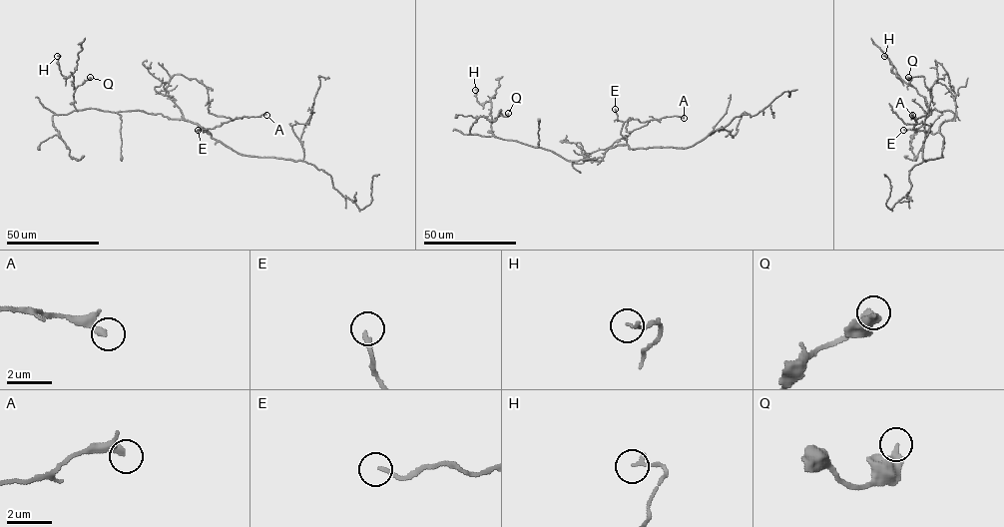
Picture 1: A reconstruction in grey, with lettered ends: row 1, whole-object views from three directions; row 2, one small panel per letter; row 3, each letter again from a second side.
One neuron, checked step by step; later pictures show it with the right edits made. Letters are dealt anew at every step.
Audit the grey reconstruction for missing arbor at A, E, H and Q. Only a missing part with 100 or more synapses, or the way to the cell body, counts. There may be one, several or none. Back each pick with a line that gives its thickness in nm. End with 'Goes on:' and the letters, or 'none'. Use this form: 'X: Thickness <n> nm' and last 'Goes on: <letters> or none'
Goes on: none

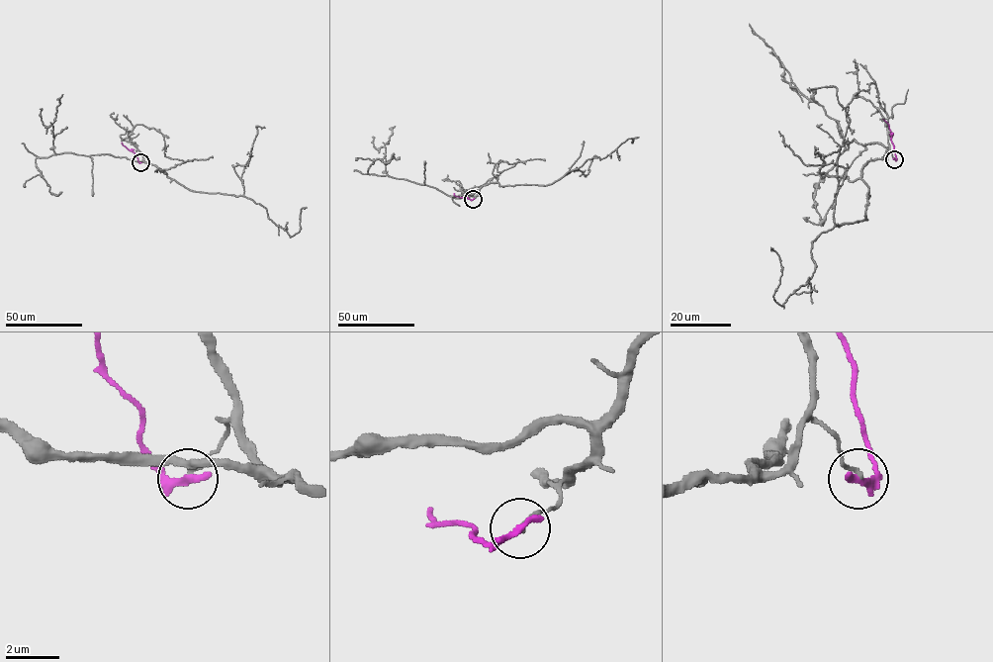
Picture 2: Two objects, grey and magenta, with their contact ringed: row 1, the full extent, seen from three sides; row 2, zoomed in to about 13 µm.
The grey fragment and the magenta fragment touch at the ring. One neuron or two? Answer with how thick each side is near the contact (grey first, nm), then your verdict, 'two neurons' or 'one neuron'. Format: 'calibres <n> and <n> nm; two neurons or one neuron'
calibres 130 and 320 nm; two neurons

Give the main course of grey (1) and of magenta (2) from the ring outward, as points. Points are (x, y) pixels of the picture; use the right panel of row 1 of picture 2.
1: (894, 158), (861, 168), (866, 219), (812, 242), (815, 271), (781, 306), (770, 247)
2: (894, 158), (888, 125), (882, 119)

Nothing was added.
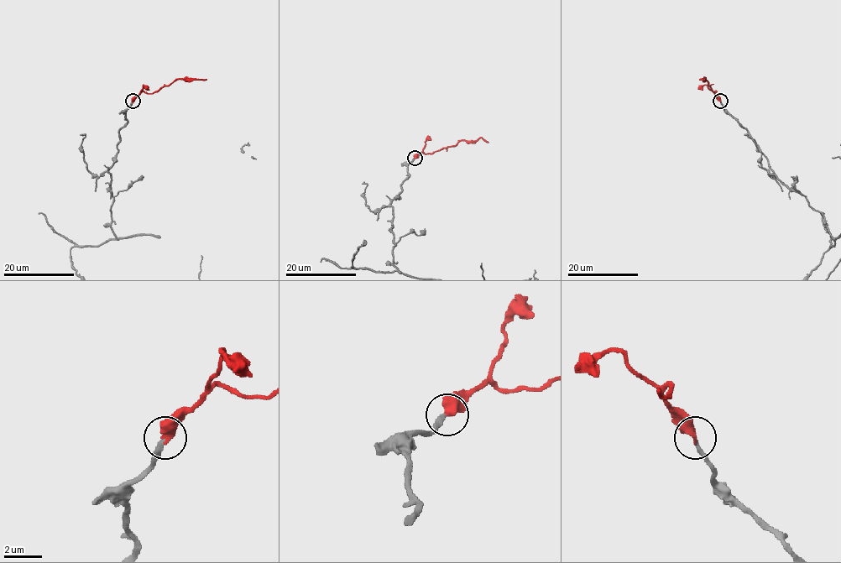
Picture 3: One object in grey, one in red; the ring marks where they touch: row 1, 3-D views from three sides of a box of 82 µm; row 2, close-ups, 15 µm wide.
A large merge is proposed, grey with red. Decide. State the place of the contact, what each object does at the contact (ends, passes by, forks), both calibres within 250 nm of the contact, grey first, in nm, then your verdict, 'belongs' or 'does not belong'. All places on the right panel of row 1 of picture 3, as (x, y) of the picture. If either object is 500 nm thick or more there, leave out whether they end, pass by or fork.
at (720, 101); 200 nm thick on the grey side, 500 nm on the other; belongs

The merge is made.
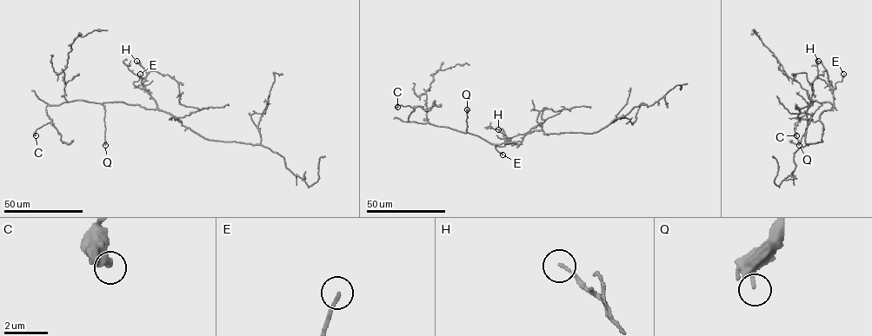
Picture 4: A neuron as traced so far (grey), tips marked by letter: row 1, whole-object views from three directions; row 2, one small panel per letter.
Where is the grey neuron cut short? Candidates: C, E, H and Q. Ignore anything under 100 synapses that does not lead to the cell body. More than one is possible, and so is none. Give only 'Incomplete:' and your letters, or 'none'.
Incomplete: E

